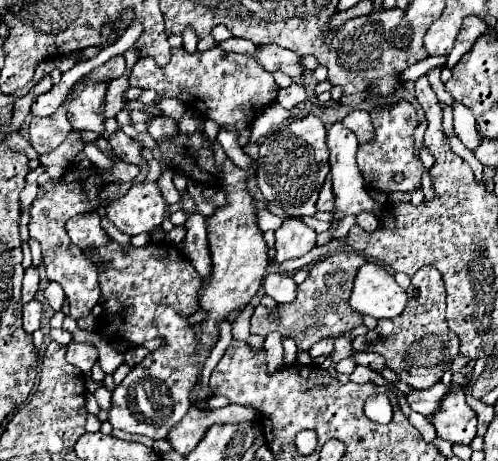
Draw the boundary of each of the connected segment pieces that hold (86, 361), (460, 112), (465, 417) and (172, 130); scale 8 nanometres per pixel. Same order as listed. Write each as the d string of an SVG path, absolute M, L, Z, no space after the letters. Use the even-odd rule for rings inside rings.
M70 343L68 345L68 353L66 353L66 361L74 367L78 367L82 373L88 373L94 363L98 361L98 349L92 343Z
M454 103L452 109L454 109L454 133L456 133L456 137L458 137L470 151L474 151L474 149L482 143L482 137L480 137L478 131L476 131L474 113L472 113L468 107L464 107L462 103Z
M454 385L434 413L432 425L440 439L470 445L476 437L476 413L466 403L466 389Z
M152 117L148 121L148 133L154 137L154 139L160 139L160 137L174 137L178 133L178 125L174 119L170 117Z

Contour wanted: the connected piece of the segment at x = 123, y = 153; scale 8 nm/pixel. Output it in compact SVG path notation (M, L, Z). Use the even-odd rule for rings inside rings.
M116 131L108 137L108 143L114 151L114 157L120 159L120 161L126 161L126 163L134 163L134 165L140 165L144 161L144 157L140 155L140 145L138 141L130 139L126 133L122 131Z

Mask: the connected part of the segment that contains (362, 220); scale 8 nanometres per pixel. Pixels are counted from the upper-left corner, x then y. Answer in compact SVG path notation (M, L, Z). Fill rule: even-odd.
M362 211L356 215L356 223L364 229L364 231L376 231L378 227L378 217L374 215L374 211Z

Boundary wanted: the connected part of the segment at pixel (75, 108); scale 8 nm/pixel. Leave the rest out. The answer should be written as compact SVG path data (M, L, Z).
M86 81L84 89L70 99L66 111L74 131L104 133L104 119L98 113L98 109L104 101L106 87L108 83L104 81Z

